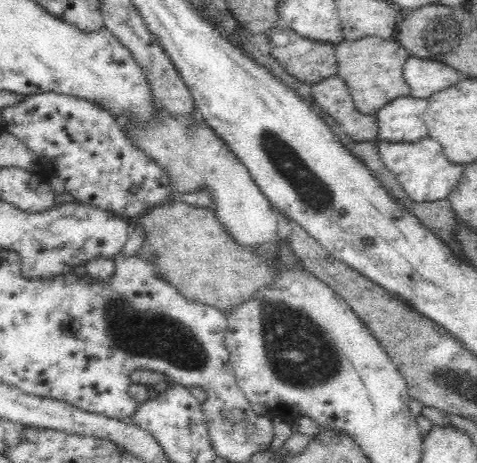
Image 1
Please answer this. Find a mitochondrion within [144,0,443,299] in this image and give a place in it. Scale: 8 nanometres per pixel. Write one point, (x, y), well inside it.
(312, 191)

